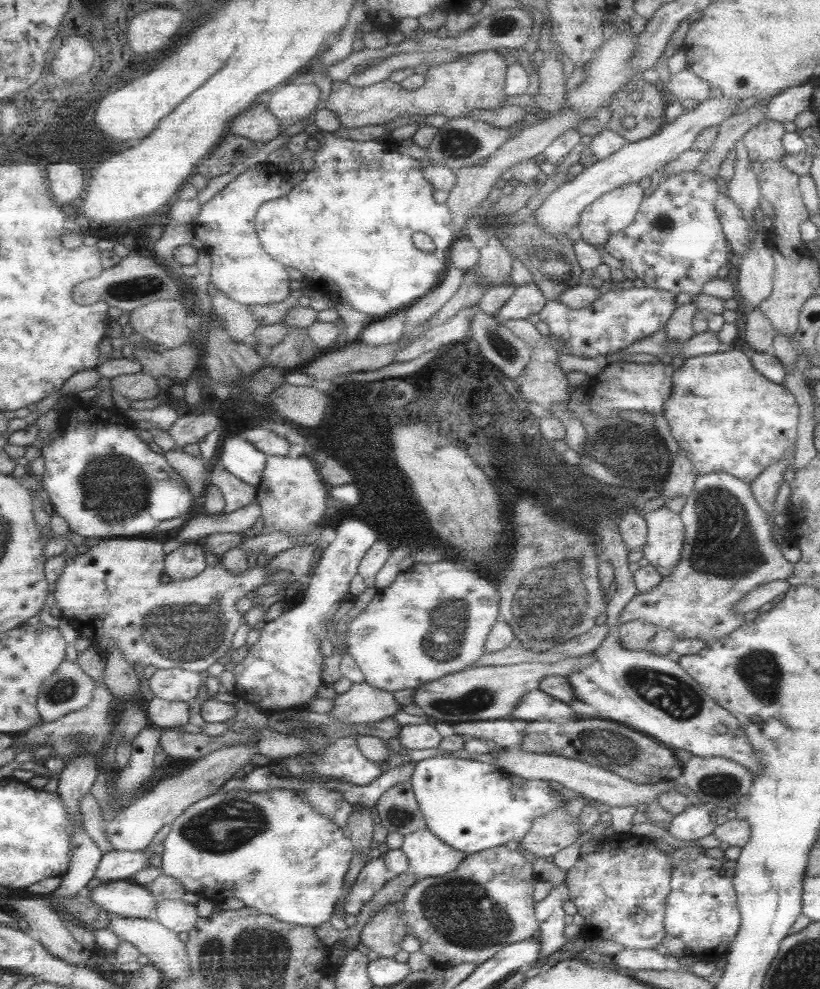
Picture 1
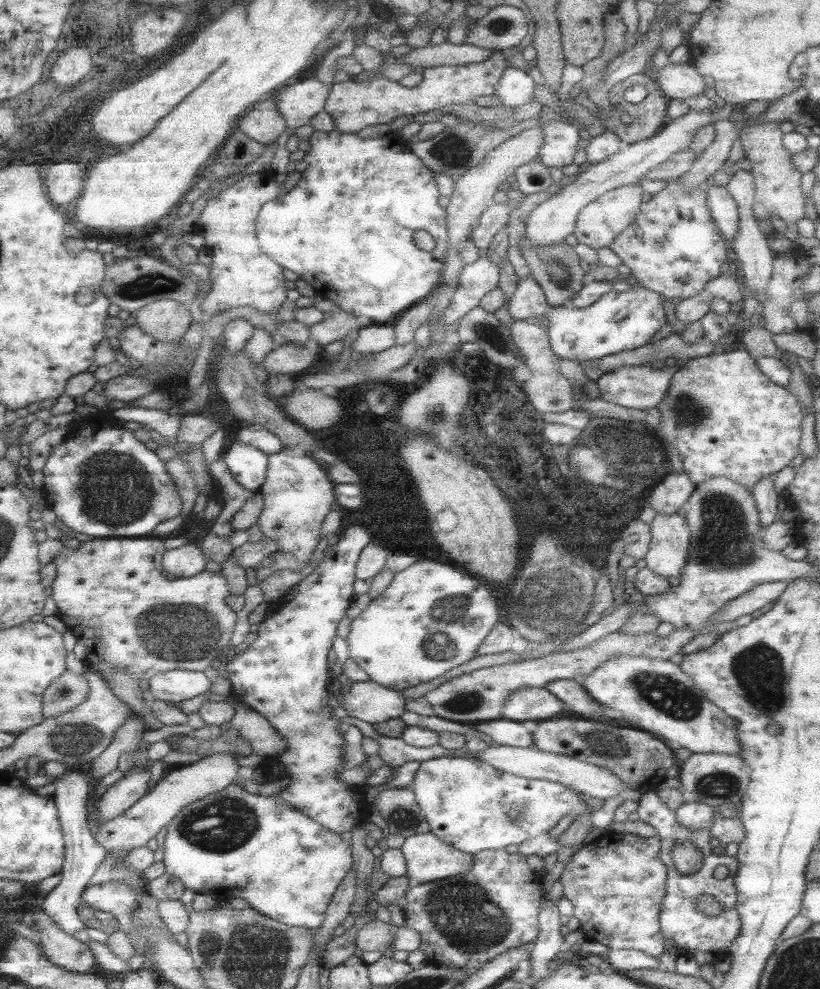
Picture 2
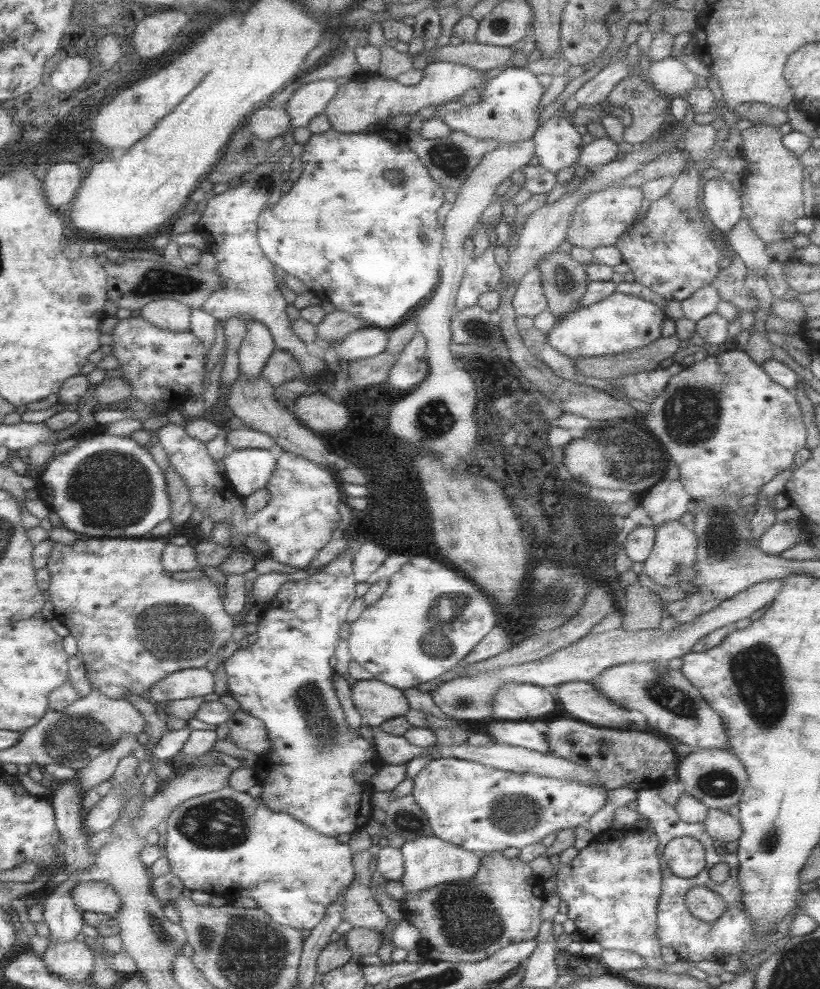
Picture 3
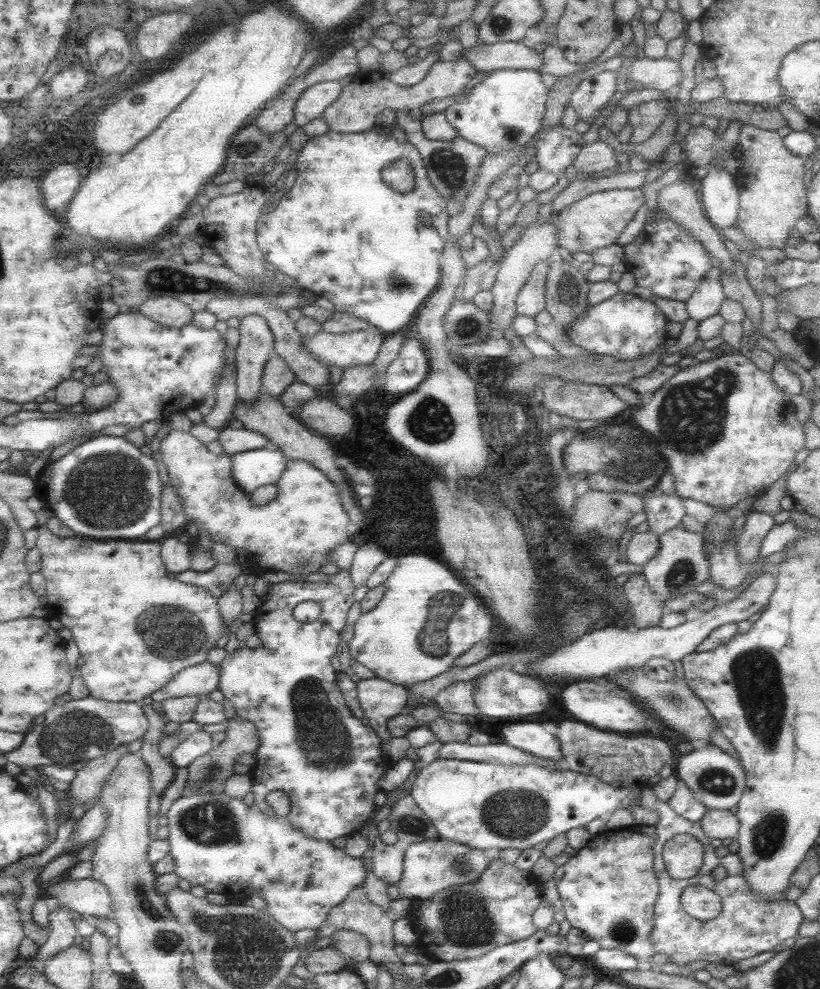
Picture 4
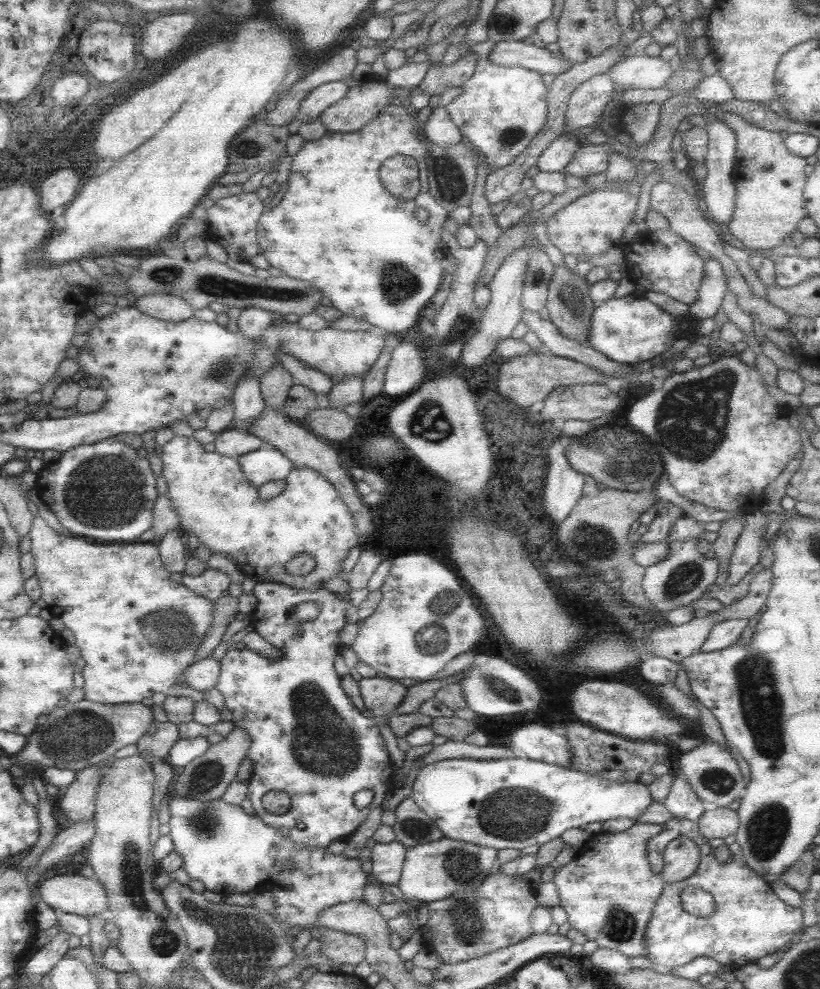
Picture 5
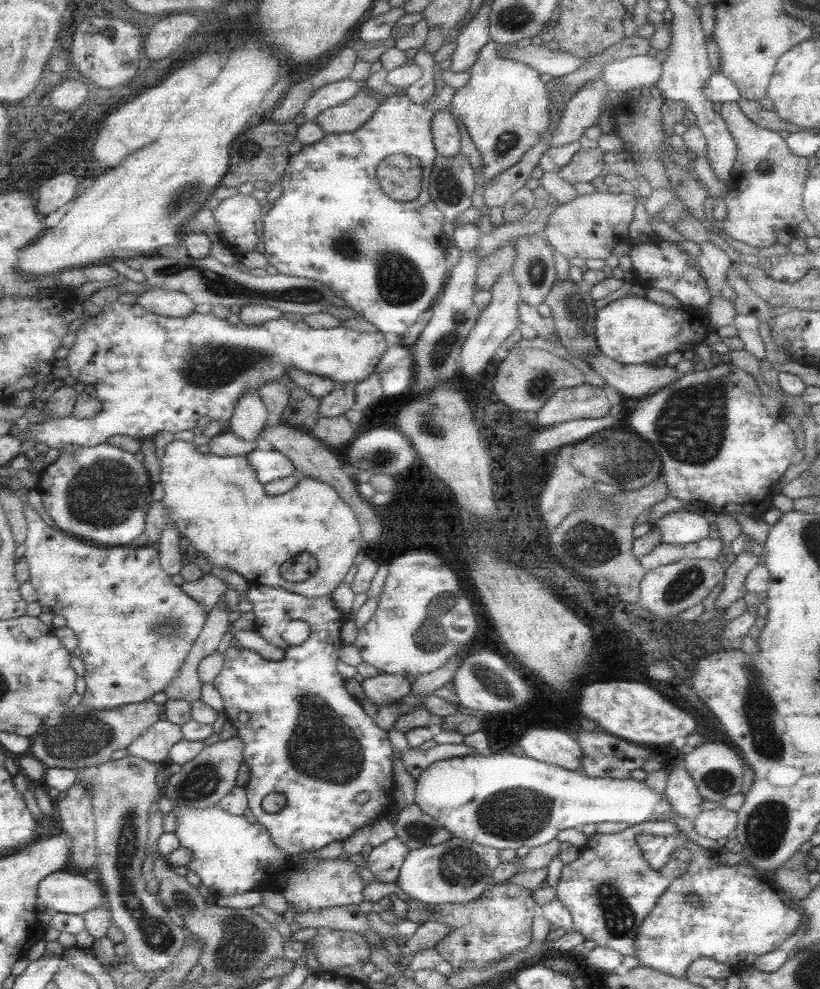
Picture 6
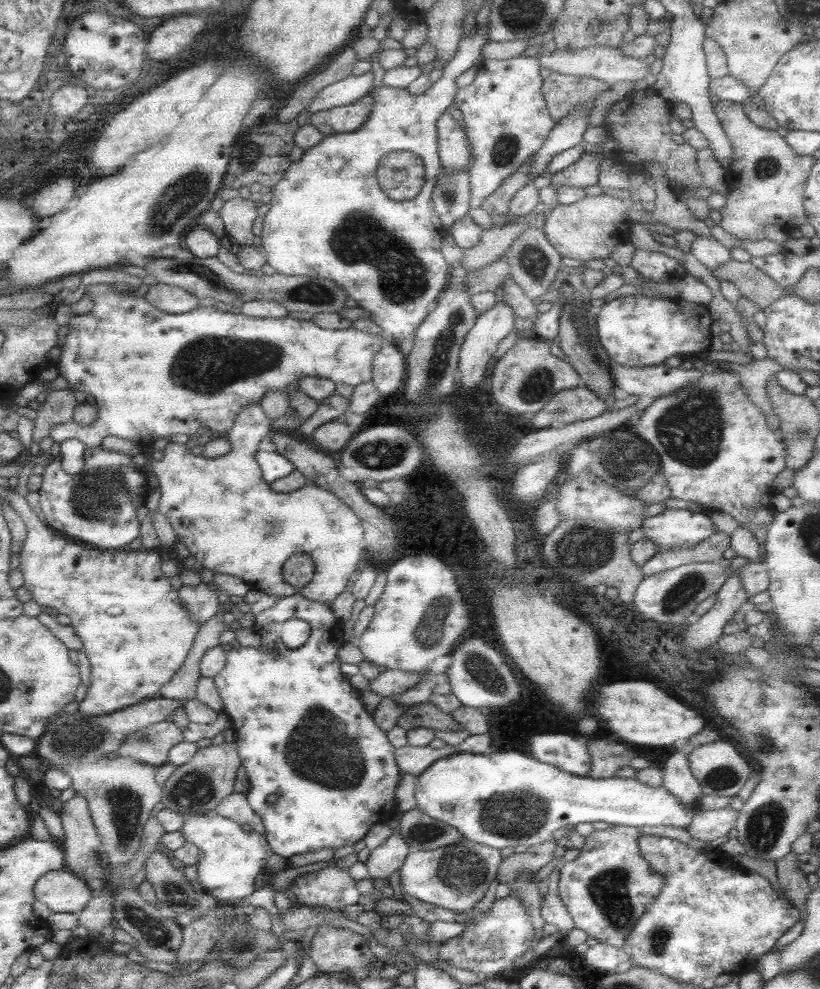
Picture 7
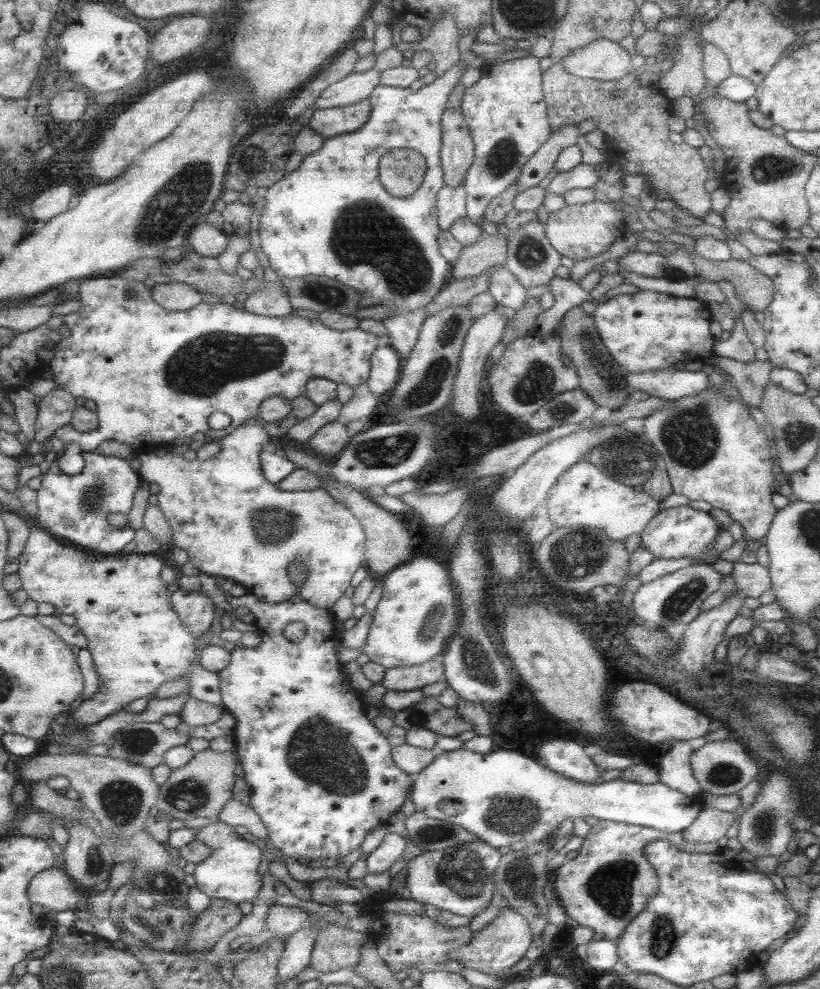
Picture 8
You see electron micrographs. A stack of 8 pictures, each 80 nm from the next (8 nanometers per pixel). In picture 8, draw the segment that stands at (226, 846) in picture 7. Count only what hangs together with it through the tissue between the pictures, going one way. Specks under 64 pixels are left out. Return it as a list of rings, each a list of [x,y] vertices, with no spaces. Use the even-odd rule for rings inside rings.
[[[216,818],[205,827],[195,830],[194,839],[203,841],[203,844],[212,850],[207,858],[194,867],[192,876],[195,888],[210,899],[229,900],[235,904],[252,903],[262,885],[261,877],[256,872],[261,850],[253,842],[238,837],[232,826],[227,826]]]

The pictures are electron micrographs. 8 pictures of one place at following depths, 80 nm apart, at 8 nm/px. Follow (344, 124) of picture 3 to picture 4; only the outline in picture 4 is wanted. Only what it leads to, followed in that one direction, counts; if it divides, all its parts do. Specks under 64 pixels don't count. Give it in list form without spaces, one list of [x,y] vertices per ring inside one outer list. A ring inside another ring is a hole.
[[[458,57],[453,61],[436,61],[425,74],[422,80],[413,86],[403,87],[393,84],[388,79],[377,82],[361,82],[360,84],[345,81],[342,83],[339,96],[320,114],[328,130],[336,133],[360,133],[373,126],[375,116],[381,110],[407,110],[425,104],[431,98],[445,98],[461,92],[467,82],[476,74],[476,70],[469,64],[465,57]]]

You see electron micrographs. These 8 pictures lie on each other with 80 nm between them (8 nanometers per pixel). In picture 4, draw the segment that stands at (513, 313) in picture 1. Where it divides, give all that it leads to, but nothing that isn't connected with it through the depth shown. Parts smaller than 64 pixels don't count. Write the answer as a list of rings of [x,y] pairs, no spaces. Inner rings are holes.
[[[549,260],[541,261],[531,269],[522,289],[515,297],[516,314],[534,317],[544,309],[544,286]]]

